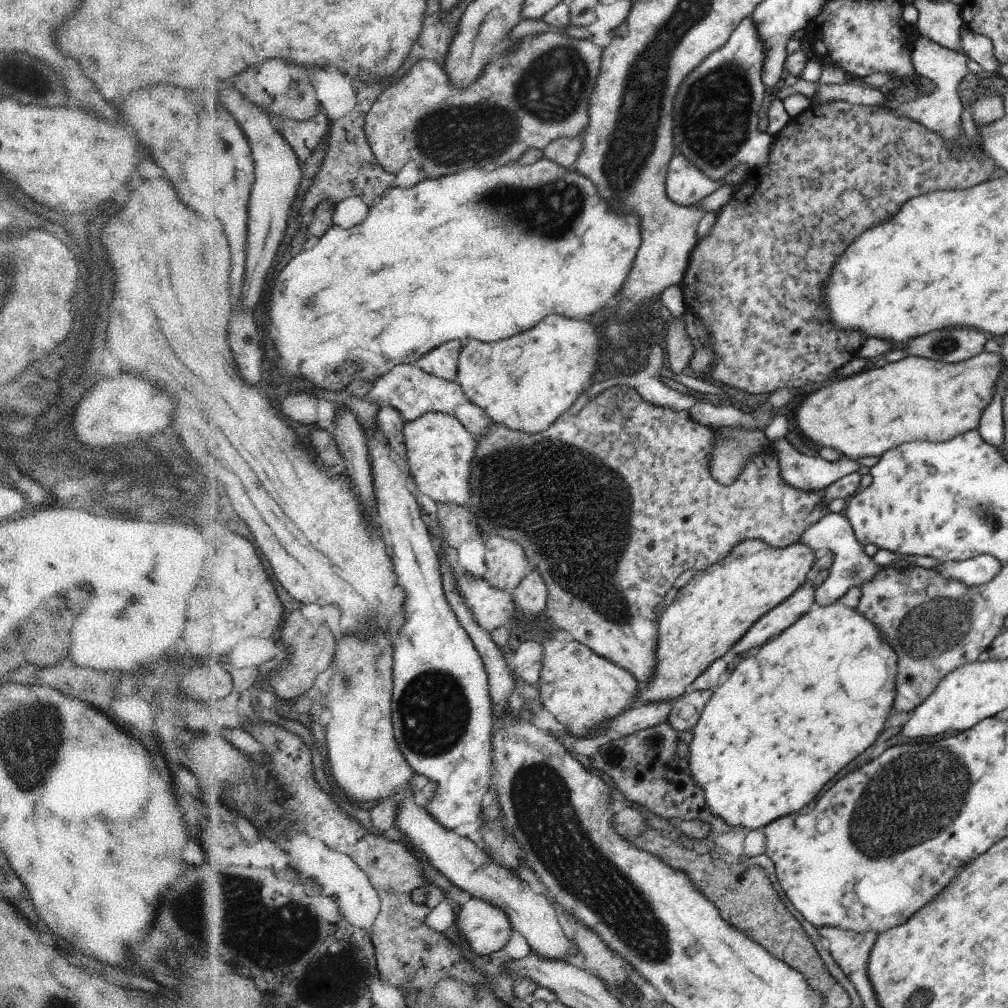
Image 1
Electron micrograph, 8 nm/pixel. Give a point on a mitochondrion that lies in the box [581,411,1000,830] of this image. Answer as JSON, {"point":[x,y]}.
{"point":[929,629]}

